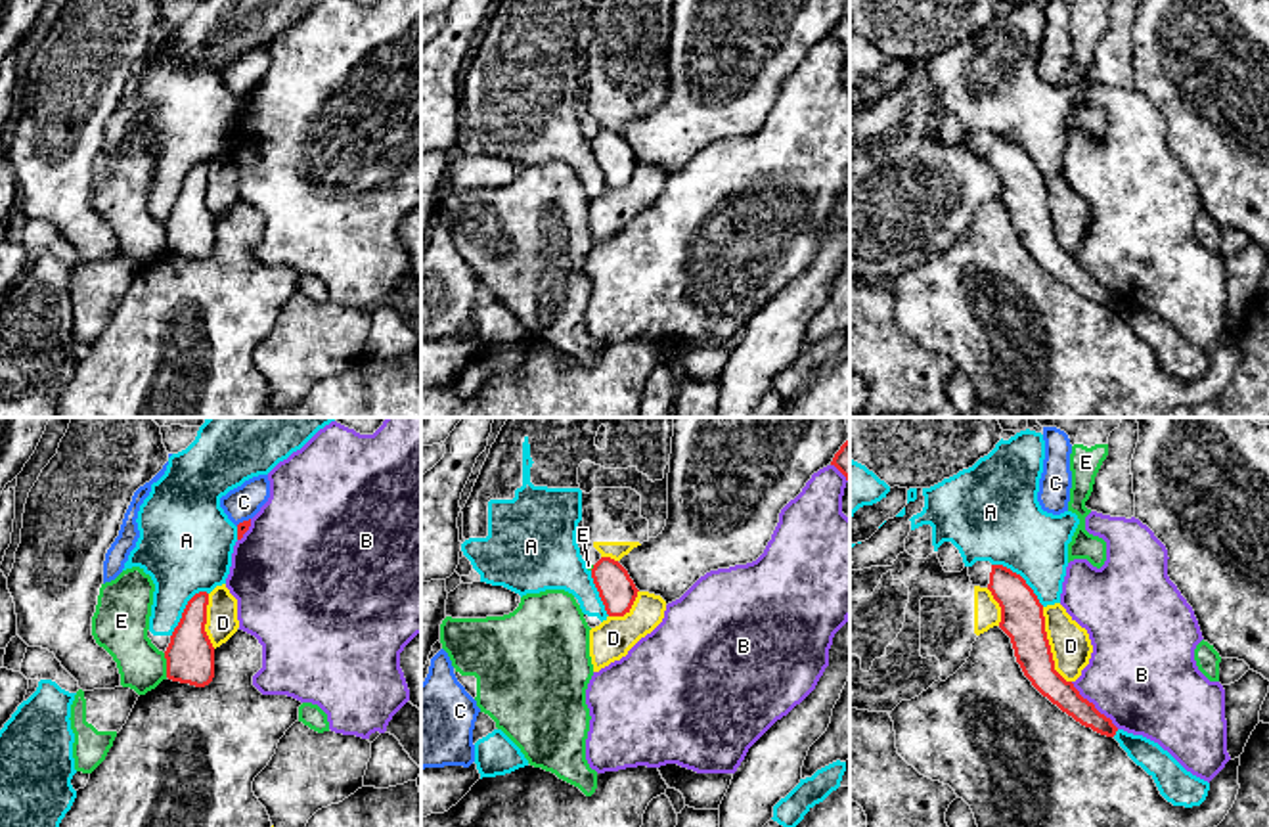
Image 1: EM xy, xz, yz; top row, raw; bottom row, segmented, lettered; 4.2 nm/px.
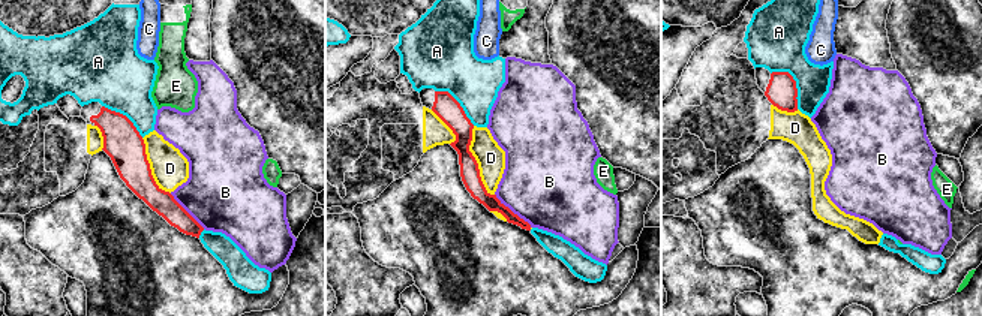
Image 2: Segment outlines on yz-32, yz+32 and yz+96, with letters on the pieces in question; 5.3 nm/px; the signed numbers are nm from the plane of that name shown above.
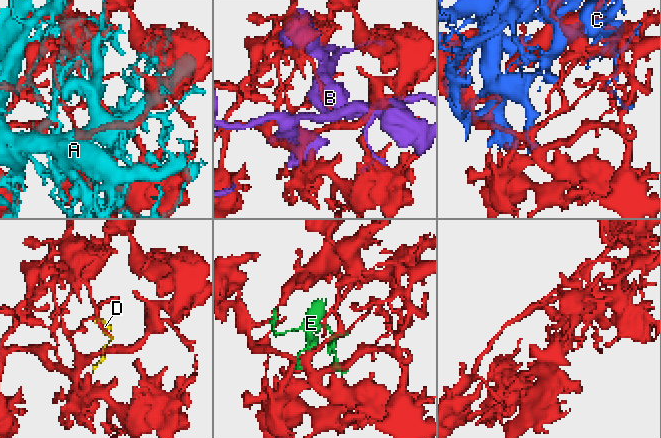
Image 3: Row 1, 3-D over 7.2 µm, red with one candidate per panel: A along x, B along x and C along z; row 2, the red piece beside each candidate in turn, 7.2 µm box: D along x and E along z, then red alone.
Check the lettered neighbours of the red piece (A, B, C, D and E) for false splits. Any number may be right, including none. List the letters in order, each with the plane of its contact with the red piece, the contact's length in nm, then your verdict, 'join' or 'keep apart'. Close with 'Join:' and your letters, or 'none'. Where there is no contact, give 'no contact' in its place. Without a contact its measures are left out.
A: yz | 280 nm | keep apart
B: yz | 280 nm | keep apart
C: xy | 70 nm | keep apart
D: yz | 340 nm | keep apart
E: xy | 110 nm | keep apart
Join: none

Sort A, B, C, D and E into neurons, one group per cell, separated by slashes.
A / B / C / D E

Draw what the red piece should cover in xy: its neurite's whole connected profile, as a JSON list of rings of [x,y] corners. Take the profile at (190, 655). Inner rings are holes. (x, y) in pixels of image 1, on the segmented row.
[[[195,593],[170,636],[165,651],[167,678],[205,687],[214,678],[214,647],[205,632],[209,593]]]

